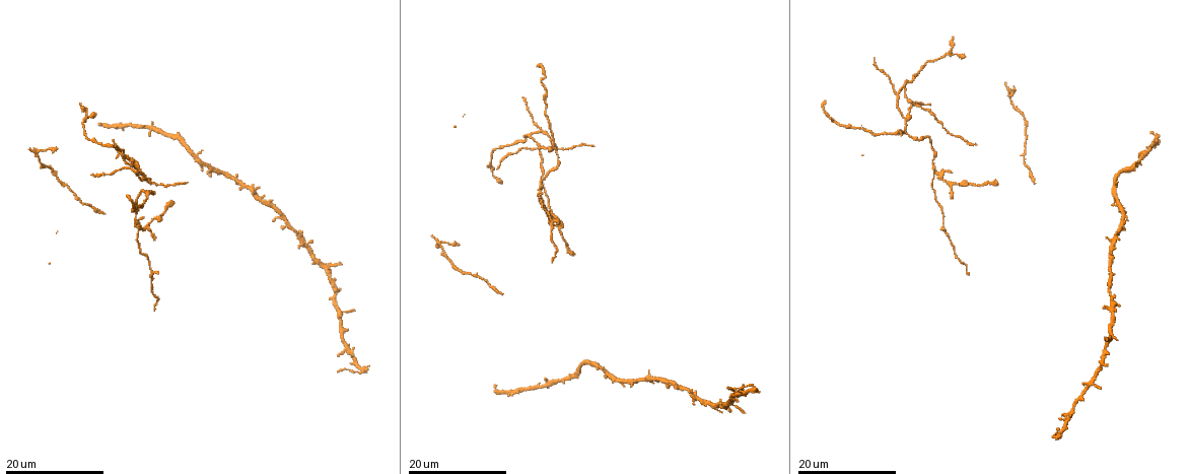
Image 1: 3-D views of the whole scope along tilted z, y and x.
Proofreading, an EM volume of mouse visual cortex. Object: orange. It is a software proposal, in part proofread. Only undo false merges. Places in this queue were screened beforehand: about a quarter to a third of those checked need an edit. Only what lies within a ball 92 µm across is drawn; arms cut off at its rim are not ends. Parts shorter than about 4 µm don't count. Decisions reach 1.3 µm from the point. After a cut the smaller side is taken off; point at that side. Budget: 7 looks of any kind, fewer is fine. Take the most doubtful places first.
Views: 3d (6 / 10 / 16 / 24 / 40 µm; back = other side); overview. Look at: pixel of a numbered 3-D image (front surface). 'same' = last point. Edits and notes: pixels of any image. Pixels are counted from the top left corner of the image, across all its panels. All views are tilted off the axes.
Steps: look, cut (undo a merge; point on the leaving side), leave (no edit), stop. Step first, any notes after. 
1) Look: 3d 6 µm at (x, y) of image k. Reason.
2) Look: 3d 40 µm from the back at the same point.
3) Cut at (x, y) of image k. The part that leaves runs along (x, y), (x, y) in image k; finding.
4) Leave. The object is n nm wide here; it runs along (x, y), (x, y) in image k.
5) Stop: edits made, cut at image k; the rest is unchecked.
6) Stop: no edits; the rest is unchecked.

Look: 3d 16 µm at (149, 182) of image 1. Three arms meet.

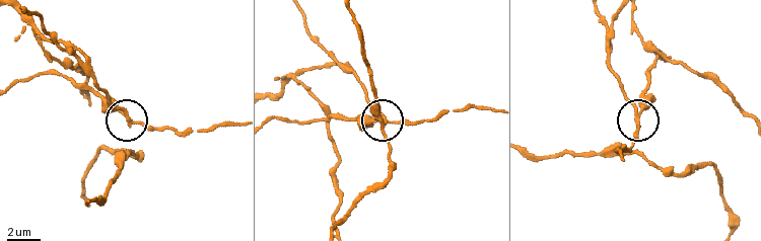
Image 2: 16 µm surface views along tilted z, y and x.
Look: 3d 10 µm at (637, 115) of image 2.

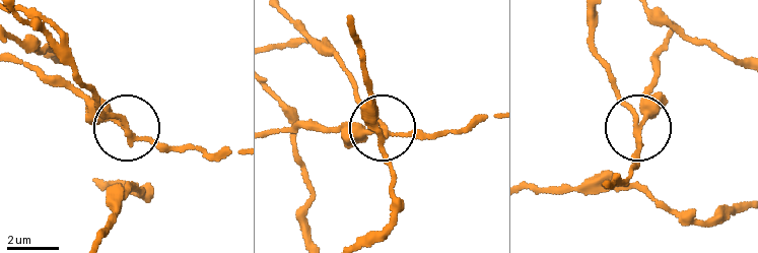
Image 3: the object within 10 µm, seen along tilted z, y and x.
Cut at (651, 97) of image 3. 3 arms meet here; the part that leaves runs along (124, 129), (74, 91), (48, 84), (16, 63) in image 3; two neurons meet here.

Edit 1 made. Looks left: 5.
Look: 3d 16 µm at (136, 223) of image 1. Two arms in line, one across.

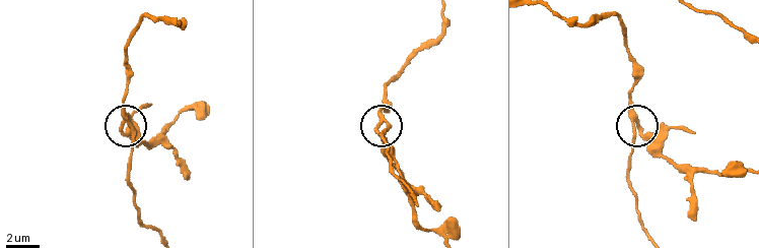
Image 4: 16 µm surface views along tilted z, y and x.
Look: 3d 10 µm at (633, 126) of image 4. Zoom in.

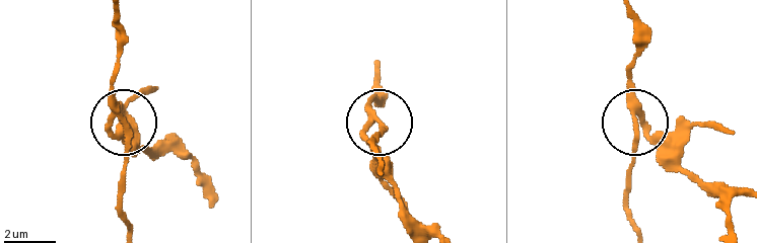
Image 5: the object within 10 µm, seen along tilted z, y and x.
Cut at (125, 155) of image 5. The part that leaves runs along (120, 118), (126, 159), (120, 211), (131, 232) in image 5; a second neuron is stuck on.

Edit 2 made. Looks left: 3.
Look: 3d 16 µm at (531, 135) of image 1. Four-way junction.

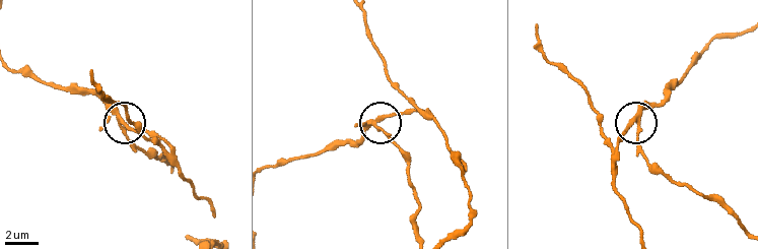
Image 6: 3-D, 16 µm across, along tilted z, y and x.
Look: 3d 10 µm at (631, 120) of image 6.

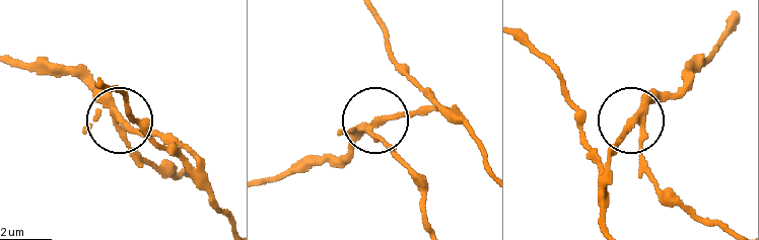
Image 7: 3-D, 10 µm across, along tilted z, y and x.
Cut at (129, 149) of image 7. The side arm is 13 µm long; 4 arms meet here; two neurons meet here.

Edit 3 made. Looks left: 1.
Stop: edits made, cut at image 3, cut at image 5, cut at image 7; the rest is unchecked.

